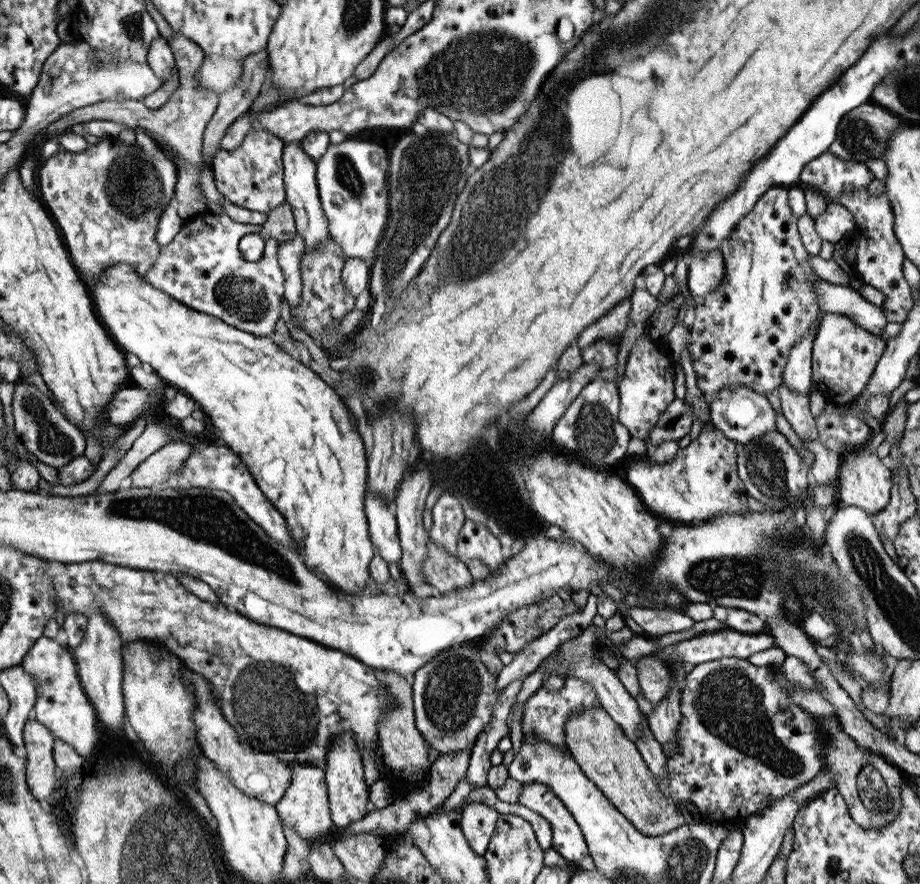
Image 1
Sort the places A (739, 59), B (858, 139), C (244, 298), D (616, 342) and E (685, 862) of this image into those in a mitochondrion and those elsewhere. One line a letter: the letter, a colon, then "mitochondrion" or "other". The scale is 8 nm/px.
A: other
B: mitochondrion
C: mitochondrion
D: other
E: mitochondrion

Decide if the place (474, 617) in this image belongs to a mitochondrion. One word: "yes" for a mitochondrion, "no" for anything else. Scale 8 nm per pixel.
no

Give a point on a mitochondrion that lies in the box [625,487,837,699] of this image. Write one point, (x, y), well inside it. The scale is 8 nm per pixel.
(740, 576)

